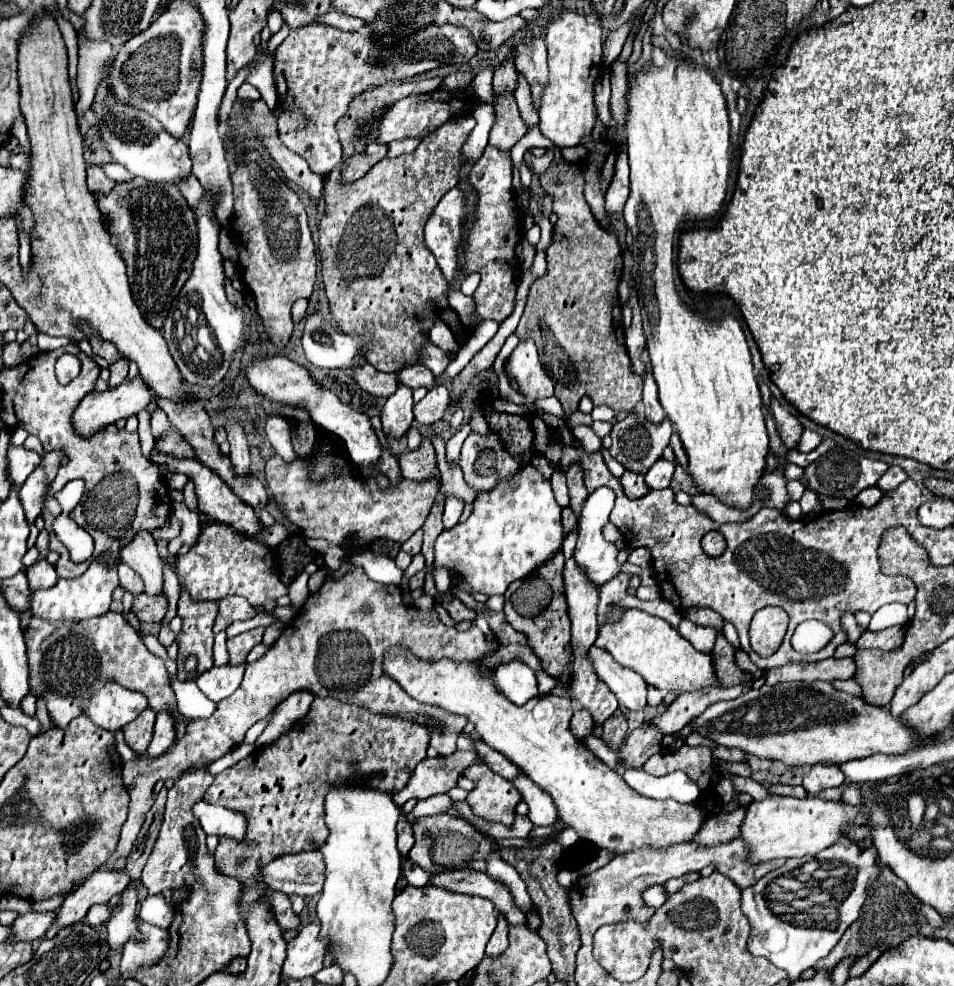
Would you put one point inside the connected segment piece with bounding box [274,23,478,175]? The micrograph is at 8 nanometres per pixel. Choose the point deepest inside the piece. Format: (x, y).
(319, 69)

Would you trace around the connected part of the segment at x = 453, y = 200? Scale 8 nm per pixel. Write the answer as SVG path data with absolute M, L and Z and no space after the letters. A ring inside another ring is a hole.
M454 187L436 205L424 229L426 245L434 253L438 267L442 269L448 283L458 271L458 251L464 239L464 219L468 219L464 197L462 191Z

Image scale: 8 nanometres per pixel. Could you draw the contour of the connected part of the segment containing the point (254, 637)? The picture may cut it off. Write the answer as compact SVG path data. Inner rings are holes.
M256 627L252 631L240 633L234 639L228 639L228 653L230 653L230 665L240 665L246 663L248 653L252 651L254 645L258 645L262 641L264 635L264 627Z

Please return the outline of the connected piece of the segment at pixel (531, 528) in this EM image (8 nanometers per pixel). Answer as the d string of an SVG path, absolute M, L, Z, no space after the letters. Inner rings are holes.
M532 465L516 471L510 481L500 481L496 489L488 493L480 493L474 501L474 511L466 523L458 523L452 529L446 529L436 539L436 567L446 567L462 575L462 579L484 595L504 595L508 585L516 579L528 577L534 569L554 557L554 553L562 545L562 523L560 523L562 507L556 503L550 481L542 479L540 471Z

